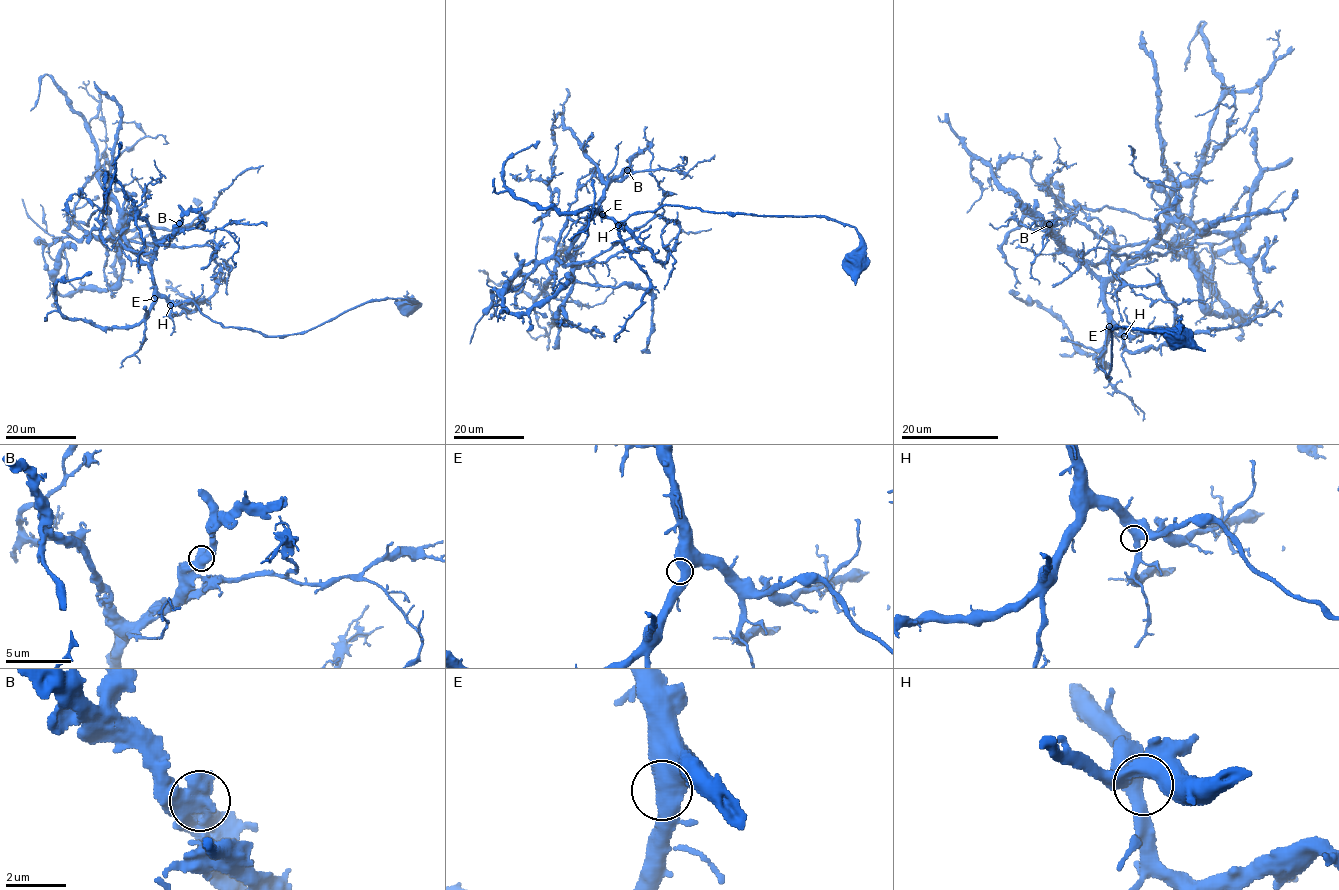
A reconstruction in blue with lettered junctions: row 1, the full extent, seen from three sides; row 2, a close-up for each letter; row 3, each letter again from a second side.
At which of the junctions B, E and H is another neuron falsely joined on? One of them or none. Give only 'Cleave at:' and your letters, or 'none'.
Cleave at: B

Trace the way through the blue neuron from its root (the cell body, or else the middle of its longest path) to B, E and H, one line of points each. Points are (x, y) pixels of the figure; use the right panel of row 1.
B: (1176, 339), (1113, 329), (1107, 377), (1096, 360), (1105, 332), (1119, 330), (1102, 284), (1049, 225)
E: (1176, 339), (1161, 331), (1113, 329), (1107, 377), (1096, 360), (1104, 351), (1105, 332), (1119, 332), (1109, 326)
H: (1176, 339), (1161, 331), (1113, 329), (1107, 377), (1096, 360), (1104, 351), (1105, 332), (1124, 336)

